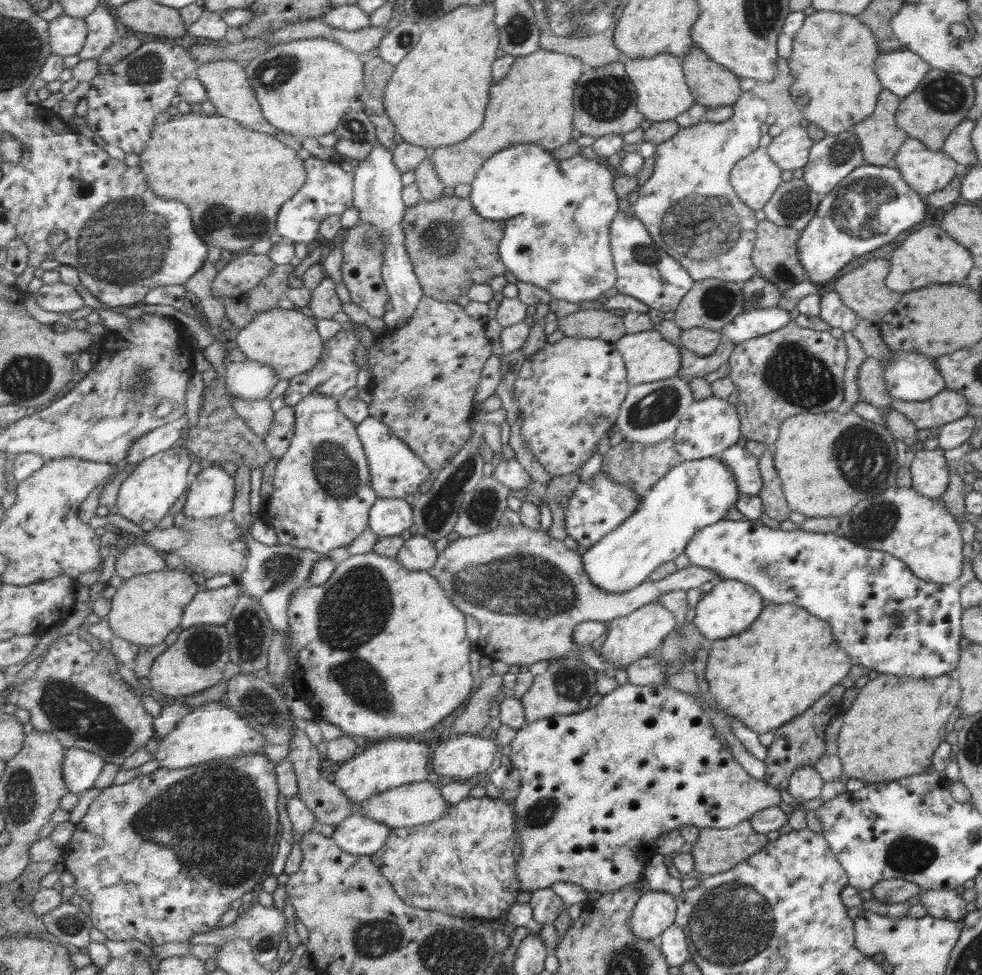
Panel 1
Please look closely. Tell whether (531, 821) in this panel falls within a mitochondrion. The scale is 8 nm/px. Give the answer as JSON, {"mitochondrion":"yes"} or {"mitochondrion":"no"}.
{"mitochondrion":"yes"}

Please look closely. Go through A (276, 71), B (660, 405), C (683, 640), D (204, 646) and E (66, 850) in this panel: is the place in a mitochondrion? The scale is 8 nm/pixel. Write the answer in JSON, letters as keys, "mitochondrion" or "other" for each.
{"A":"mitochondrion","B":"mitochondrion","C":"mitochondrion","D":"mitochondrion","E":"other"}

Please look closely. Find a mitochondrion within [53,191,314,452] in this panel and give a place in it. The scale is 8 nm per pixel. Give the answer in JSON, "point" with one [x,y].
{"point":[135,393]}

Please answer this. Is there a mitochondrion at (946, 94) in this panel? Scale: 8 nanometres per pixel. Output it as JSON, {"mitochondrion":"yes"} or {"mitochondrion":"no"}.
{"mitochondrion":"yes"}

